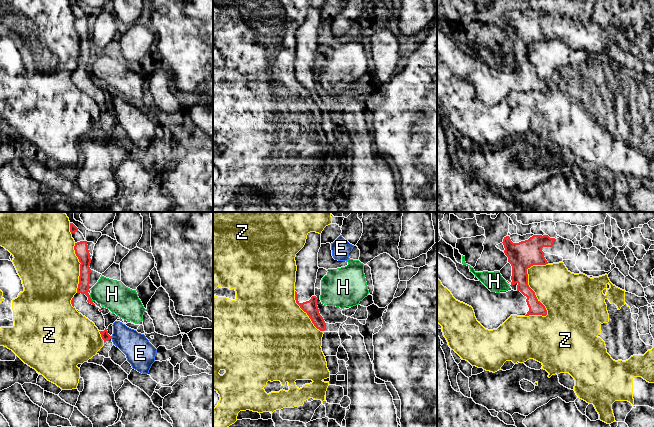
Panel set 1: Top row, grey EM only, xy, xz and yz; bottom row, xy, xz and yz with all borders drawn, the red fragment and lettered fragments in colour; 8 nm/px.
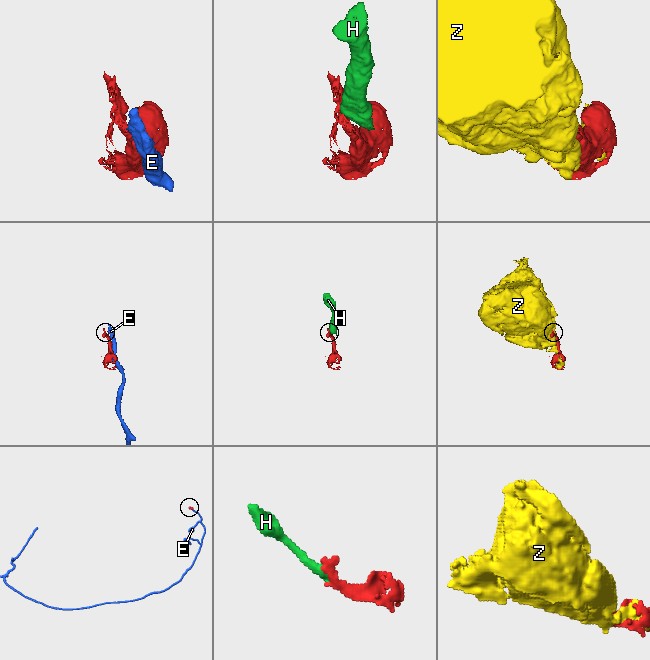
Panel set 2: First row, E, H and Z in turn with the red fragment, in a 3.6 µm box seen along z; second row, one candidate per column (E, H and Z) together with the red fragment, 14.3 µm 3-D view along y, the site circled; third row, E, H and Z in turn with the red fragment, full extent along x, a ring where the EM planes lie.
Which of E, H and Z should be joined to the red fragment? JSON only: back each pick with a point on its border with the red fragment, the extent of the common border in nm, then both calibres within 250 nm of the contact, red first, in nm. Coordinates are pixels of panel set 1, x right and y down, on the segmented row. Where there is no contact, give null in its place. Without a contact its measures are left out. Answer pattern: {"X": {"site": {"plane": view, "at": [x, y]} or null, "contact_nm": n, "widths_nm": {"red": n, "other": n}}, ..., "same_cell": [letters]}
{"same_cell": []}

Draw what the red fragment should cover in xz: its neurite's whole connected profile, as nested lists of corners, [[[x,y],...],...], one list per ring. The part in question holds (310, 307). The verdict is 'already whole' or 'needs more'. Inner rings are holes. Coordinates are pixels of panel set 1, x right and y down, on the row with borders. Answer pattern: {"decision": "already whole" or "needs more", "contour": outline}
{"decision": "needs more", "contour": [[[310,232],[304,247],[296,254],[295,300],[300,308],[307,313],[314,326],[320,331],[325,331],[326,323],[319,313],[315,296],[320,247],[321,234]]]}

